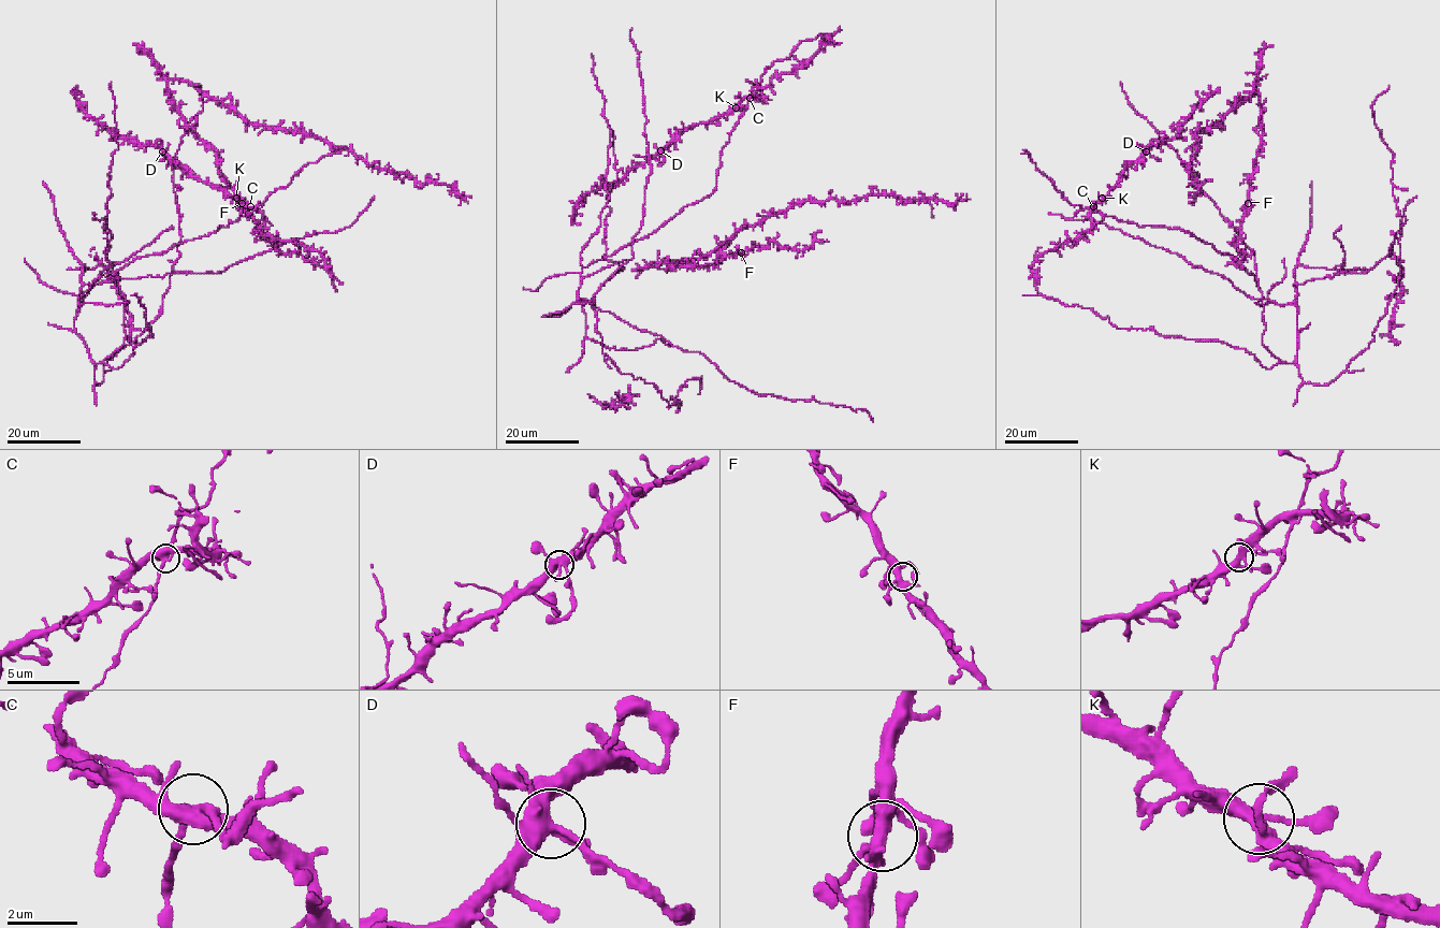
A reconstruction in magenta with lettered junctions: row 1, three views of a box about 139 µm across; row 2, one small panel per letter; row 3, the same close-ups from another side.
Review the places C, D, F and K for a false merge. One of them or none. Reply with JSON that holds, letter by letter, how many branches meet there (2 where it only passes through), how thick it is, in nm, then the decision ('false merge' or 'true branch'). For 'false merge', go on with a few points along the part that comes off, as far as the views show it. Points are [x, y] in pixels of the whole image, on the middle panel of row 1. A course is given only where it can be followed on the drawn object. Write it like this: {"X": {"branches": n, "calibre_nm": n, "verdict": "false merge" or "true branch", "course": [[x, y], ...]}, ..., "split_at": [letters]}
{"C": {"branches": 5, "calibre_nm": 400, "verdict": "true branch"}, "D": {"branches": 5, "calibre_nm": 420, "verdict": "true branch"}, "F": {"branches": 5, "calibre_nm": 360, "verdict": "true branch"}, "K": {"branches": 5, "calibre_nm": 360, "verdict": "true branch"}, "split_at": []}

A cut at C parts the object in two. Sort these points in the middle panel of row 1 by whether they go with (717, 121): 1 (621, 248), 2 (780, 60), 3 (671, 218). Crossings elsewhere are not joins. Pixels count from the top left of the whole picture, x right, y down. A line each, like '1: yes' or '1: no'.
1: no
2: no
3: no

